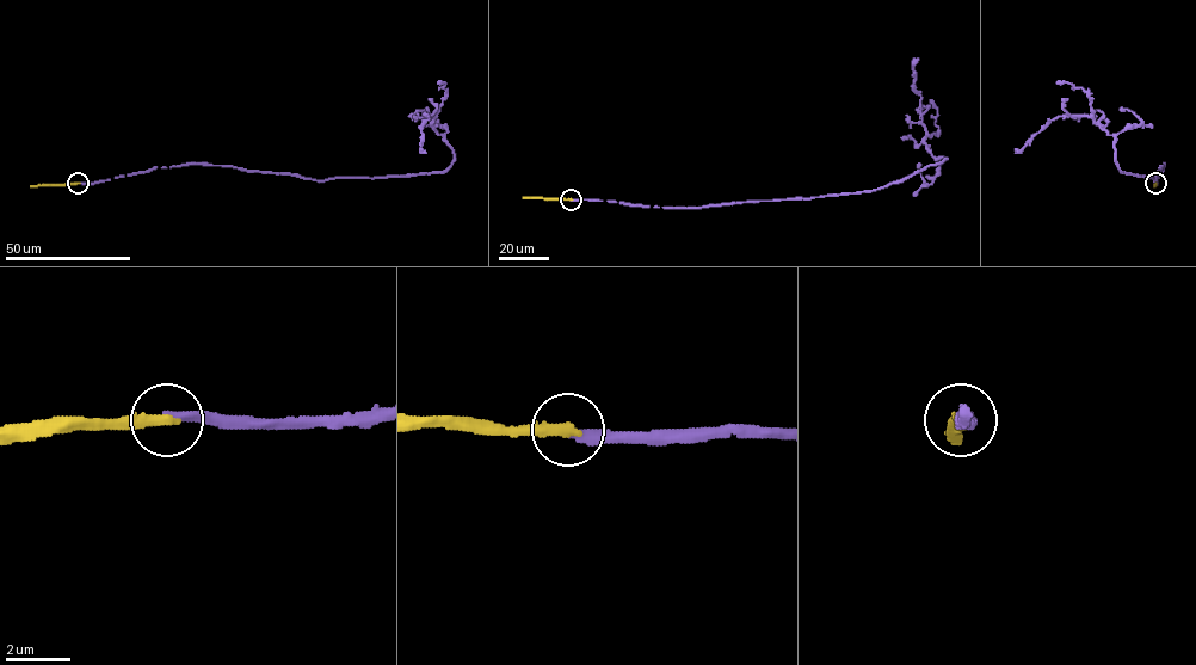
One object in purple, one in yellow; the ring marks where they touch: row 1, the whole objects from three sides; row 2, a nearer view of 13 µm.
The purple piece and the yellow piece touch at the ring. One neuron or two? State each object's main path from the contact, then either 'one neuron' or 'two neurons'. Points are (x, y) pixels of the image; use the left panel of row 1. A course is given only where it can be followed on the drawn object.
purple runs (78, 183), (192, 164), (316, 180), (444, 172), (454, 149), (426, 115), (420, 145), (426, 153); yellow runs (78, 183), (30, 185); two neurons

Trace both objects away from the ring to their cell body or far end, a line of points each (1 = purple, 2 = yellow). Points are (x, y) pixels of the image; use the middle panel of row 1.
1: (571, 199), (700, 208), (901, 182), (945, 159), (925, 143), (913, 88), (919, 57)
2: (571, 199), (523, 197)

